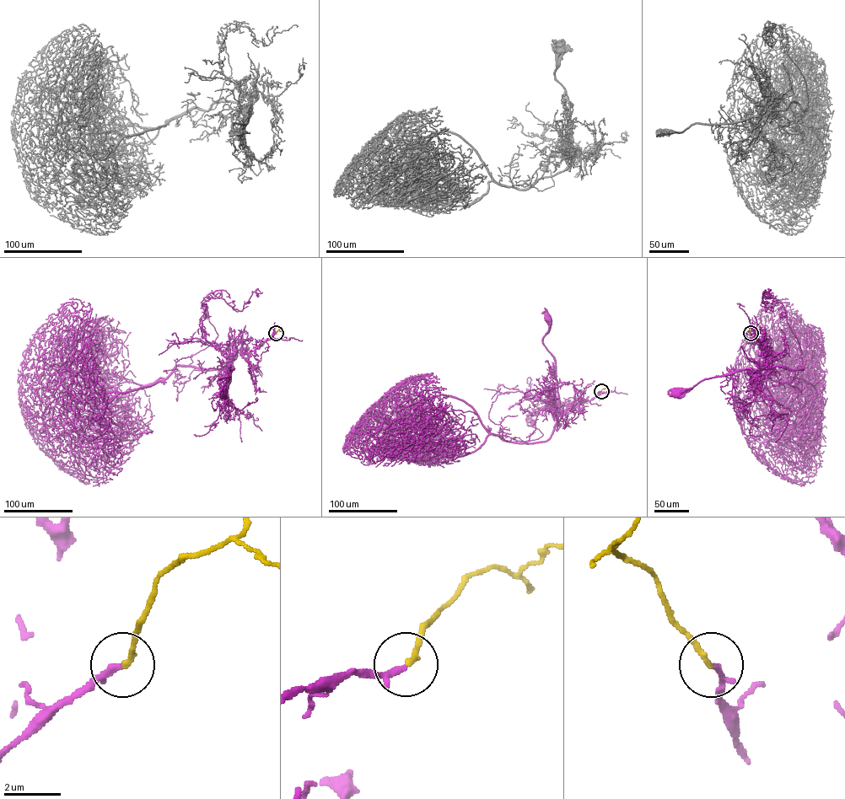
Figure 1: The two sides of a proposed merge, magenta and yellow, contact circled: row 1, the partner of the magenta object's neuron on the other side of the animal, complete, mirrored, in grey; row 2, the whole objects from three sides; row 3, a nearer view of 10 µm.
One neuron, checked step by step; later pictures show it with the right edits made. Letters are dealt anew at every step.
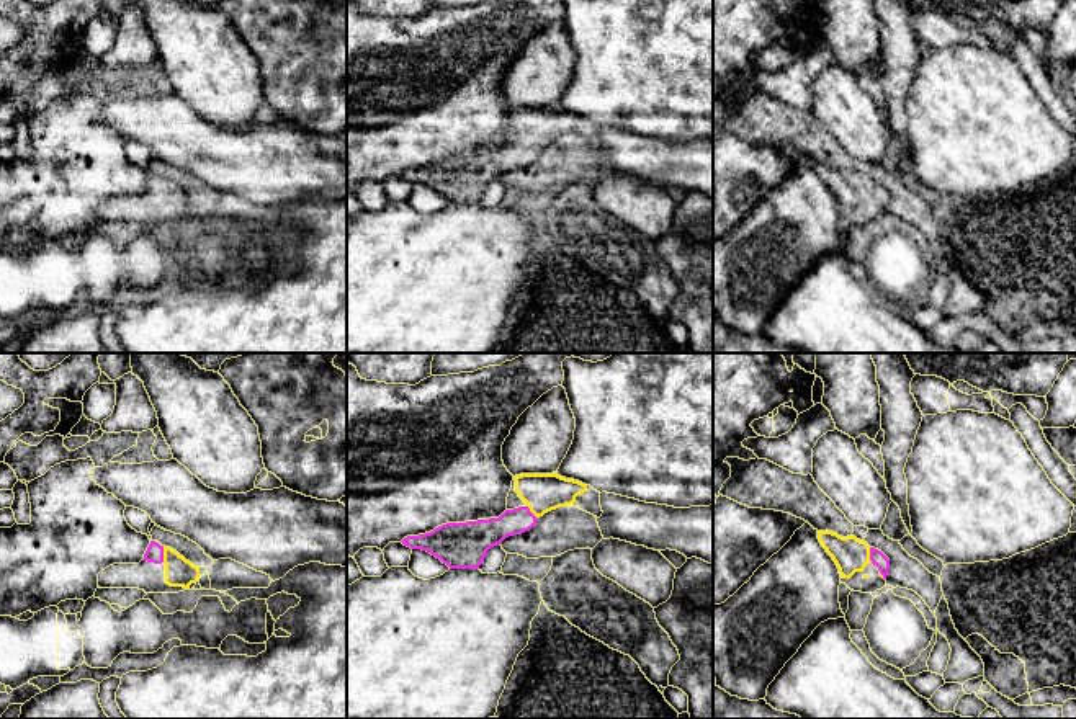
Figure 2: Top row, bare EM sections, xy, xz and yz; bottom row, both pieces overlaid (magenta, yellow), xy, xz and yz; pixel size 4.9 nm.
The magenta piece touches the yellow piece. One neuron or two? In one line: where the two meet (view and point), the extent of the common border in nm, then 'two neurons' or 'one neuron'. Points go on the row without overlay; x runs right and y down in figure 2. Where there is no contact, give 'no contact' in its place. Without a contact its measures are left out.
contact xy (162, 188); length 80 nm; one neuron

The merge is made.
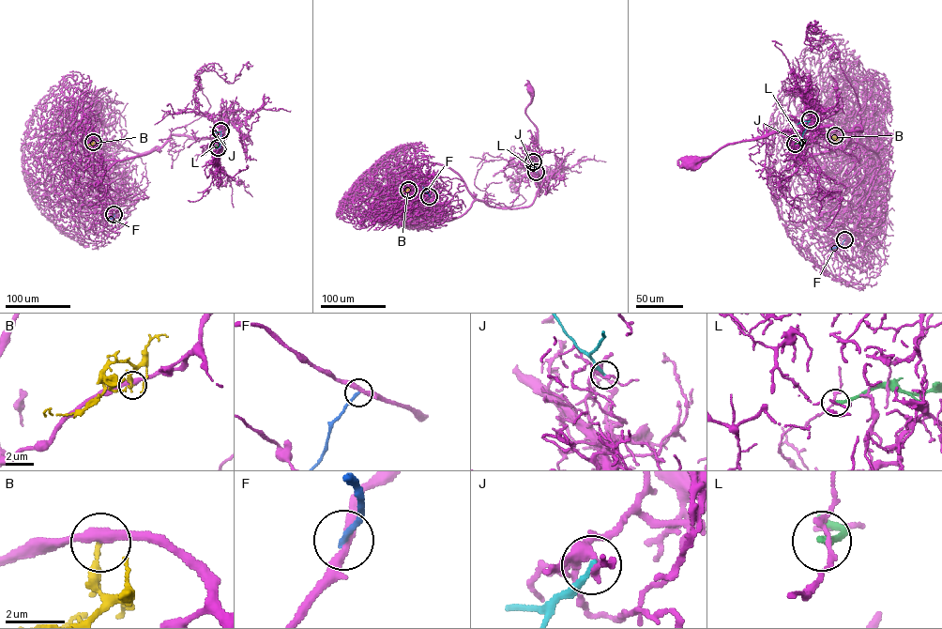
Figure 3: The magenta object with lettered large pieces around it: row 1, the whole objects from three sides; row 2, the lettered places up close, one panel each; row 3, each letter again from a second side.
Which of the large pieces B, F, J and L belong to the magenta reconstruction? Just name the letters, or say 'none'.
none

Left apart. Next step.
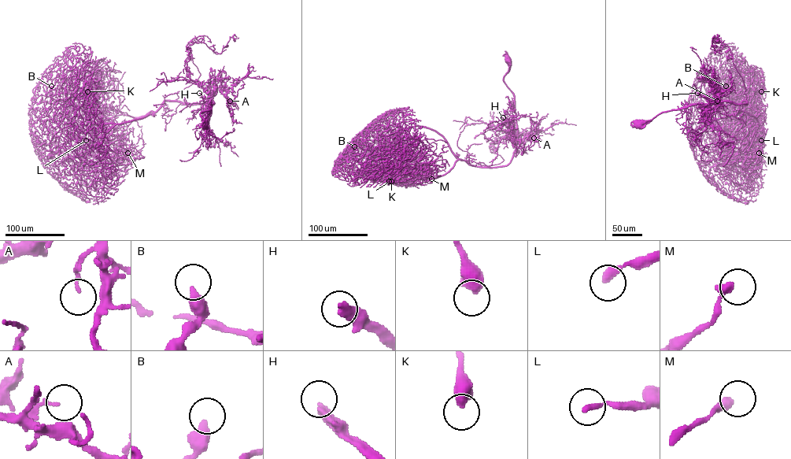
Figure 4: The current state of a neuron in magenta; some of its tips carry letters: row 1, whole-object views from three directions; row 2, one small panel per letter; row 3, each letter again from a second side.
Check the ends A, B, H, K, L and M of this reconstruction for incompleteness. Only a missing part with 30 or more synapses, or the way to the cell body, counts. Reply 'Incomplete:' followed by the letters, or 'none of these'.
Incomplete: H

